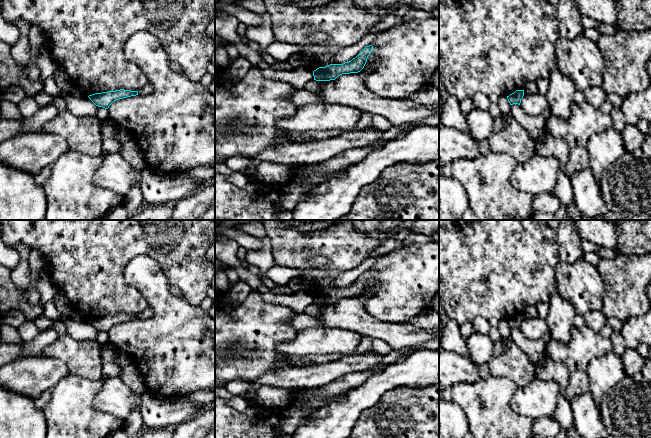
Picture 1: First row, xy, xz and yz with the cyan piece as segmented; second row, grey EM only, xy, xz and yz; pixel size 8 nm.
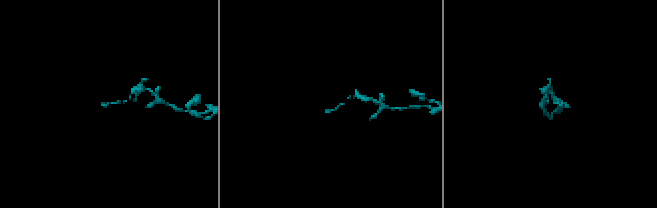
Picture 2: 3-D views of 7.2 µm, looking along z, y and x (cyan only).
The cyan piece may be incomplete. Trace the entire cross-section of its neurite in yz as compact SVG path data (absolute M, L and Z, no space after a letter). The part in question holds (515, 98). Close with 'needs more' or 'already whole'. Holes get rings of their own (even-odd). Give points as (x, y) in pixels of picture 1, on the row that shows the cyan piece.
M516 90L514 93L507 96L507 99L510 105L513 105L513 104L520 105L521 99L523 98L523 96L524 96L524 90Z | already whole

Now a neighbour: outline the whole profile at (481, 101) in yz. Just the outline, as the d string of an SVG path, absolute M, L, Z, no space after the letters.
M477 93L473 98L472 98L474 108L488 111L488 108L491 104L491 101L489 100L489 96L483 94L483 93Z

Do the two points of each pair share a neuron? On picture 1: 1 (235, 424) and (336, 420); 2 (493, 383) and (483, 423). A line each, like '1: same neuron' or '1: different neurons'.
1: different neurons
2: same neuron

